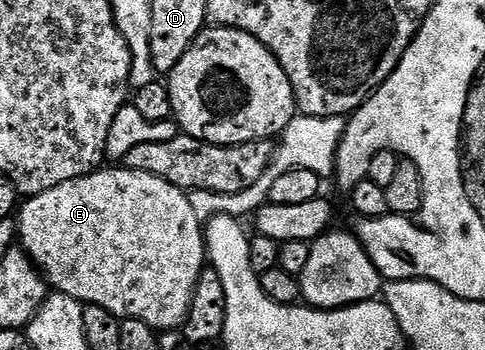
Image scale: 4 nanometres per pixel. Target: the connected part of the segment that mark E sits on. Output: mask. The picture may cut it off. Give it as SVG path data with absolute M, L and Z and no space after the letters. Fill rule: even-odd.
M106 165L99 170L91 171L89 175L84 177L76 177L72 181L64 181L64 185L56 185L56 189L48 189L39 195L29 196L21 204L20 210L16 215L16 222L18 224L18 239L22 250L30 256L35 268L54 291L64 293L83 305L87 303L100 305L104 309L108 309L108 313L118 316L121 320L135 319L136 321L144 321L144 325L154 328L159 333L173 331L185 324L188 317L188 309L192 305L194 290L198 284L198 278L208 263L206 236L204 234L203 220L196 217L189 194L180 190L176 185L164 181L164 177L156 177L147 171L132 171L125 165Z

